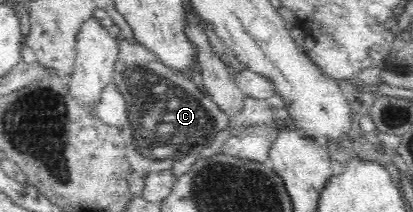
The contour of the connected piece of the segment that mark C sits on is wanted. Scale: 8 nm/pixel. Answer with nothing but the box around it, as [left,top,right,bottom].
[113,39,229,174]

